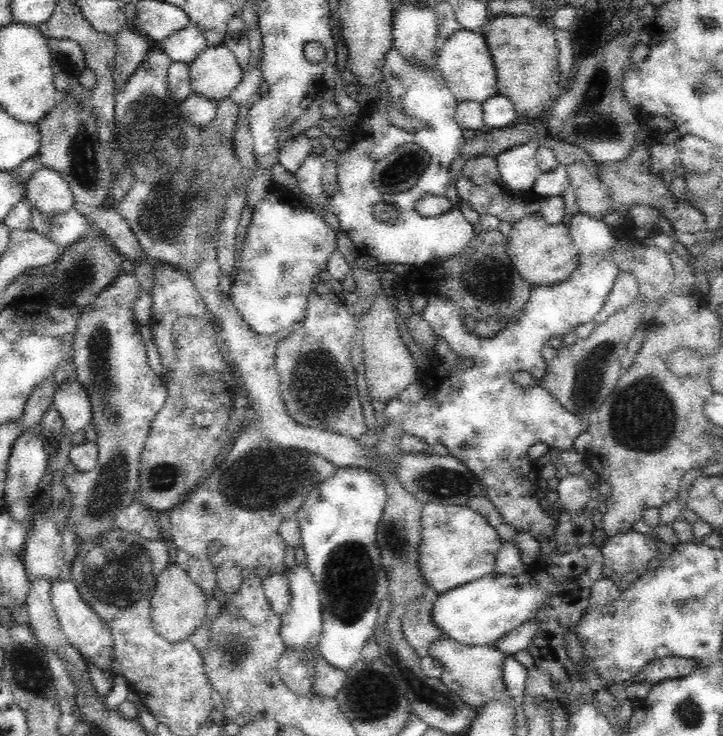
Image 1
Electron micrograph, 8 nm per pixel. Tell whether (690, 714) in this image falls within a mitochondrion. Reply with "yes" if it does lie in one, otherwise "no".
yes

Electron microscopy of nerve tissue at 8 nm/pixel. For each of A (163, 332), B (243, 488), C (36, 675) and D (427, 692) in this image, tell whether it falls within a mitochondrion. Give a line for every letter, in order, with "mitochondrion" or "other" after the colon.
A: other
B: mitochondrion
C: mitochondrion
D: mitochondrion

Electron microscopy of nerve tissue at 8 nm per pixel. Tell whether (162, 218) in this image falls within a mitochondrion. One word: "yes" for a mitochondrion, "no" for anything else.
yes

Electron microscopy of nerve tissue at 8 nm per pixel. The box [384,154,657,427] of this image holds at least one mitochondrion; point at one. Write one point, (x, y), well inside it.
(590, 376)

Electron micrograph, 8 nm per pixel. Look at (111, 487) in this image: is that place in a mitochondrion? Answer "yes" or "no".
yes

